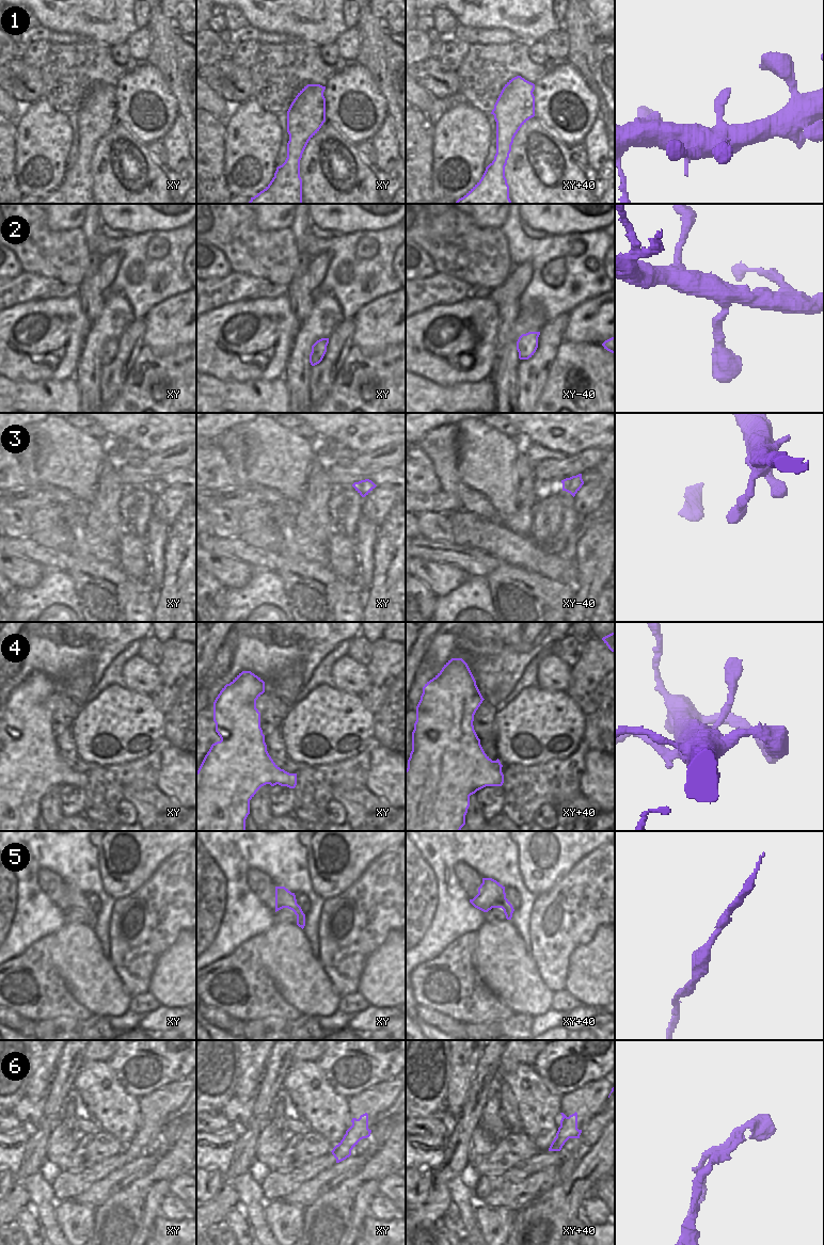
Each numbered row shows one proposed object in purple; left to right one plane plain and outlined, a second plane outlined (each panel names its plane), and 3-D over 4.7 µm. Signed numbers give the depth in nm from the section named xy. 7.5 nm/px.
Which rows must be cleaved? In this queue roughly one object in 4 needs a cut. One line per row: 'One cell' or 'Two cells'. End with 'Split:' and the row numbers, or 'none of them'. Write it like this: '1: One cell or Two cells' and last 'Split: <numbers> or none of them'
1: One cell
2: One cell
3: One cell
4: One cell
5: One cell
6: Two cells
Split: 6

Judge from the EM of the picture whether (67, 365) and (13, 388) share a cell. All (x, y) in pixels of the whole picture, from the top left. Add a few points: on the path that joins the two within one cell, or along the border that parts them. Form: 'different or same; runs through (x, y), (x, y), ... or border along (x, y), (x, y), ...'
different; border along (52, 378), (34, 382), (11, 380)

